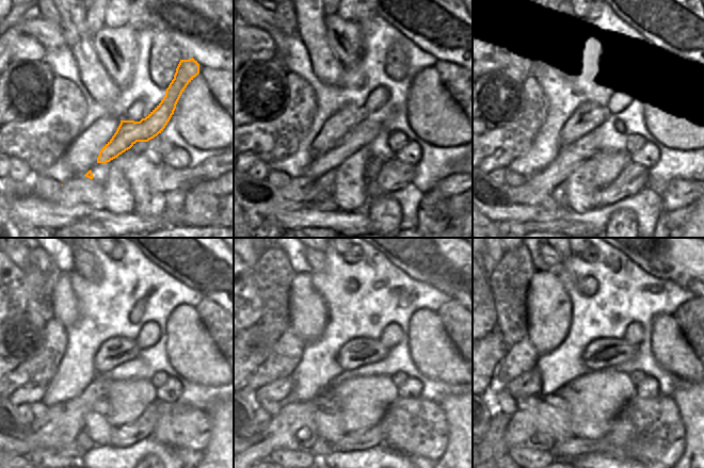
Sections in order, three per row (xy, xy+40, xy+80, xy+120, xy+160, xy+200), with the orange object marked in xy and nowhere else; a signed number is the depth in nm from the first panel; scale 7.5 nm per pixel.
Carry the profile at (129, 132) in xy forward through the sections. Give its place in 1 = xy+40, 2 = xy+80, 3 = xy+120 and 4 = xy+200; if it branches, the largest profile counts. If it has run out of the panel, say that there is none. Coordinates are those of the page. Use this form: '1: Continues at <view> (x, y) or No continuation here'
1: Continues at xy+40 (319, 176)
2: Continues at xy+80 (546, 188)
3: Continues at xy+120 (60, 425)
4: Continues at xy+200 (524, 430)

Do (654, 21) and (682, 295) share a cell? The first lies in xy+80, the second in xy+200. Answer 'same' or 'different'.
different

